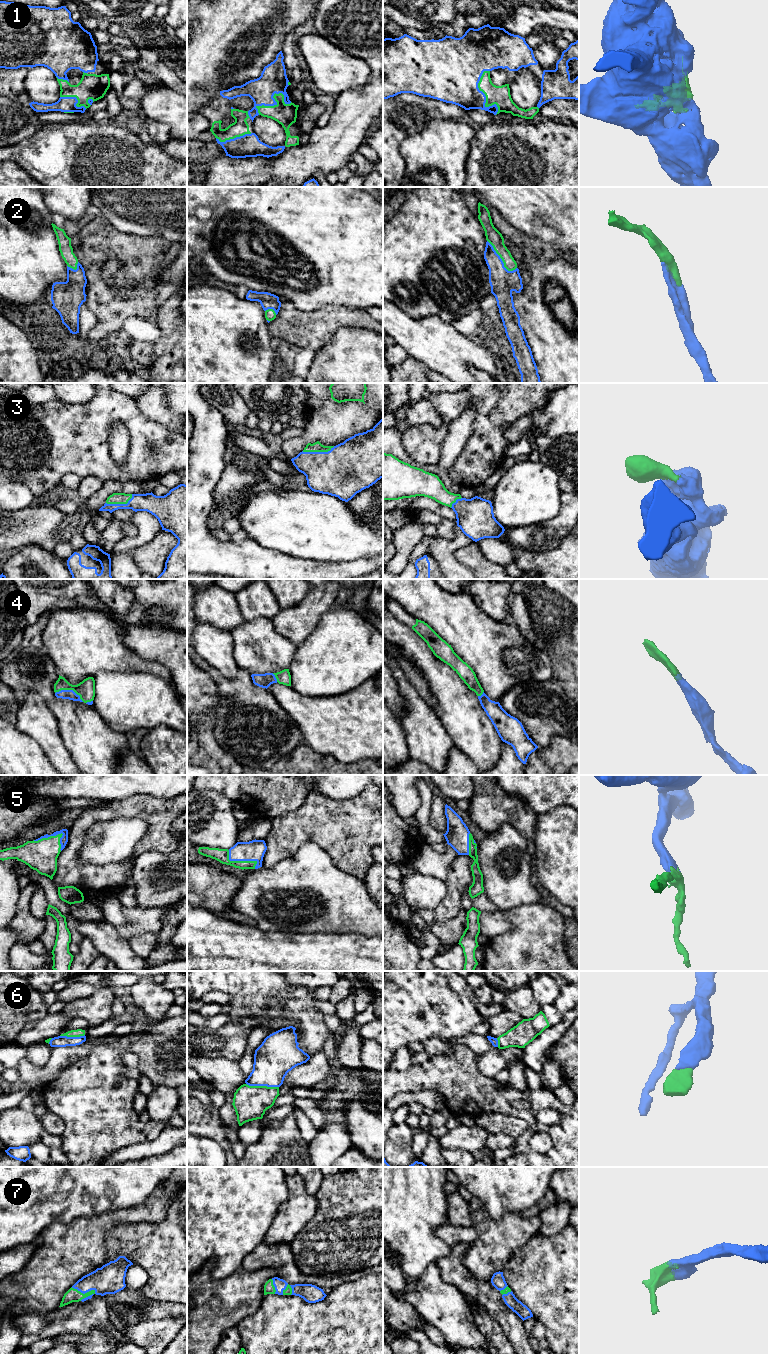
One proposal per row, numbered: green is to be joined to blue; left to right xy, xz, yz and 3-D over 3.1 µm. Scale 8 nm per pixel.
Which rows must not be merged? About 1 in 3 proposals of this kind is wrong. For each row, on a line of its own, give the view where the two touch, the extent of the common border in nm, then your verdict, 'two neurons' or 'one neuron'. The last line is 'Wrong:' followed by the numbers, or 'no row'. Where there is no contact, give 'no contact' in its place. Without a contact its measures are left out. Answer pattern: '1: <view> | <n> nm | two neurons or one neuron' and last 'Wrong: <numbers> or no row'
1: xz | 300 nm | one neuron
2: yz | 340 nm | one neuron
3: xz | 260 nm | one neuron
4: xy | 240 nm | one neuron
5: xy | 260 nm | one neuron
6: xz | 260 nm | one neuron
7: xy | 200 nm | one neuron
Wrong: no row

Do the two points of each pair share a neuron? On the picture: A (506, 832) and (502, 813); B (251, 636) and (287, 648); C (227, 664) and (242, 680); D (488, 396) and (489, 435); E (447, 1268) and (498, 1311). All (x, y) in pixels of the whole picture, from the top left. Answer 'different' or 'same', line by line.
A: different
B: same
C: different
D: same
E: same

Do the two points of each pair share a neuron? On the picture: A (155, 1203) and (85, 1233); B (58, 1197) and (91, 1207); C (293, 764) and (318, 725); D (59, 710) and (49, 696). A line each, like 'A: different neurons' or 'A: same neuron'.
A: same neuron
B: same neuron
C: different neurons
D: different neurons

